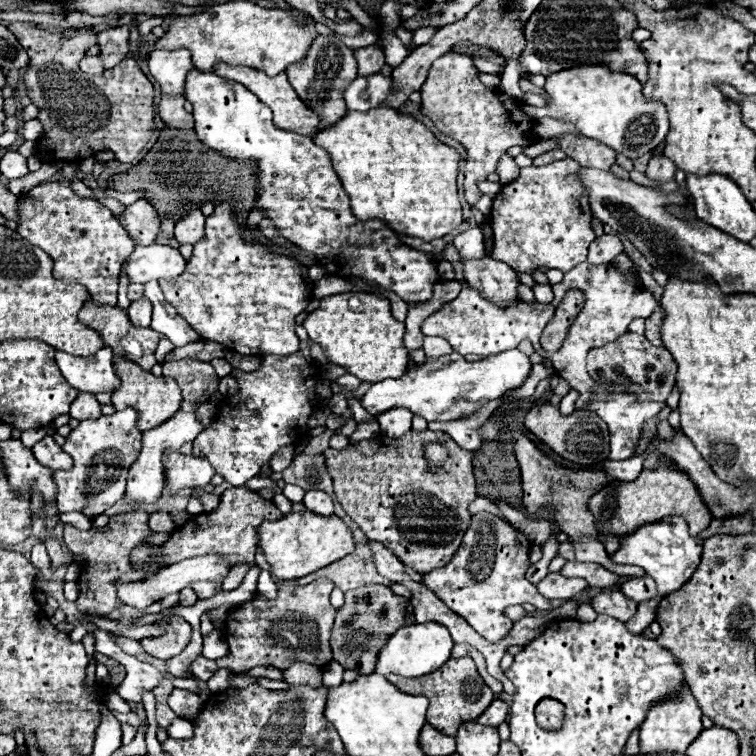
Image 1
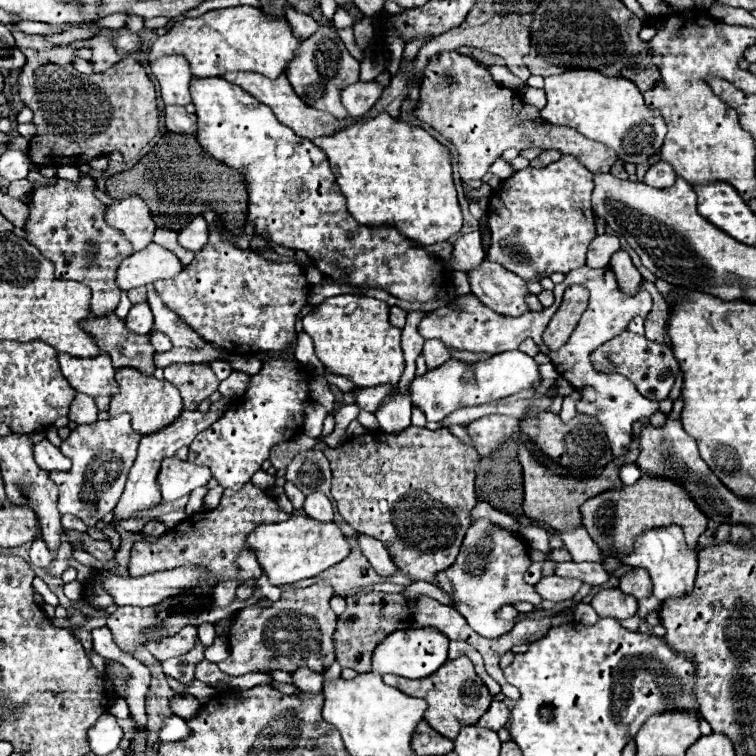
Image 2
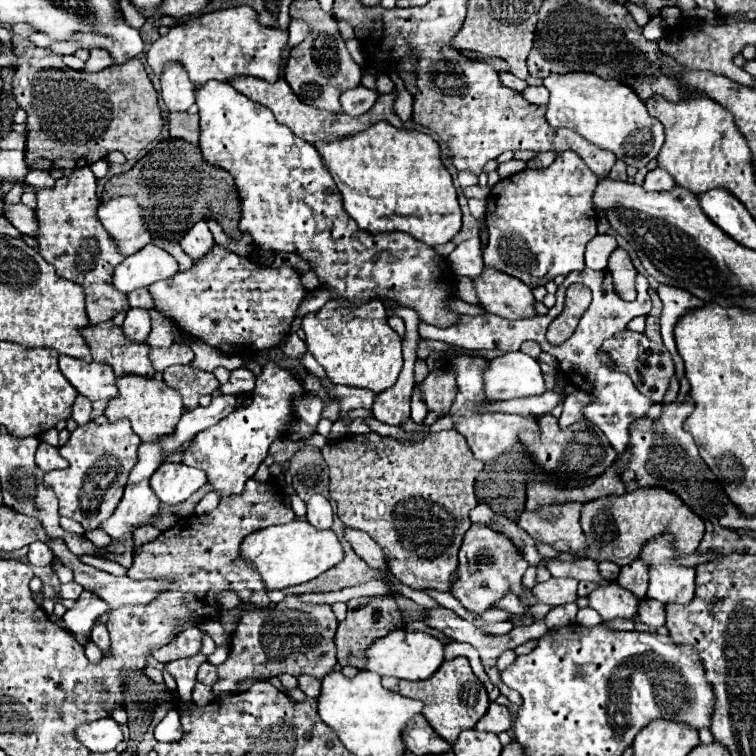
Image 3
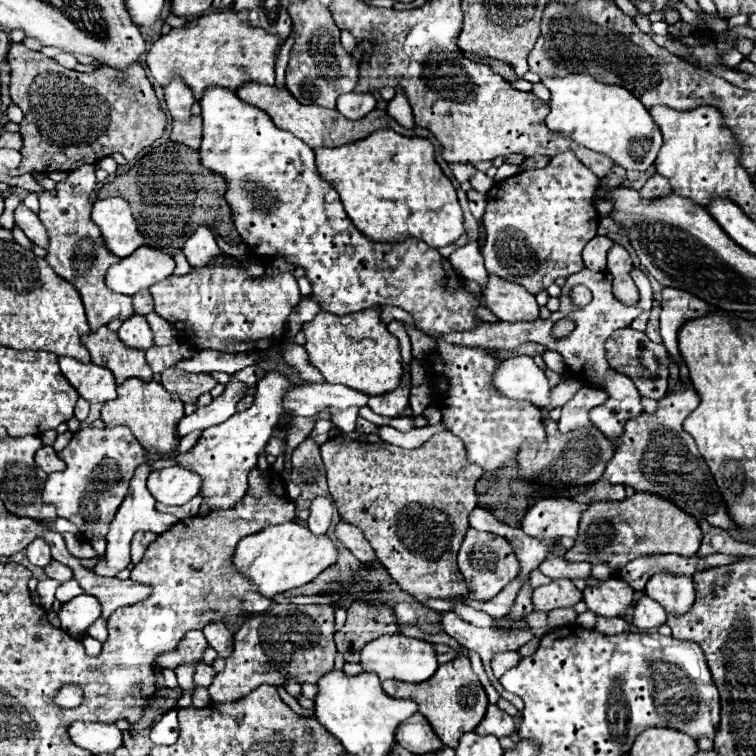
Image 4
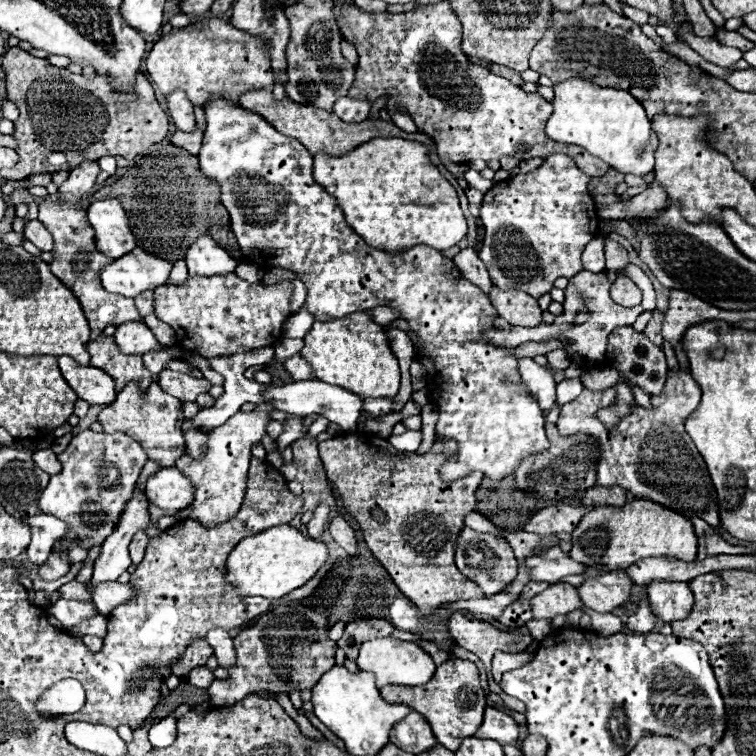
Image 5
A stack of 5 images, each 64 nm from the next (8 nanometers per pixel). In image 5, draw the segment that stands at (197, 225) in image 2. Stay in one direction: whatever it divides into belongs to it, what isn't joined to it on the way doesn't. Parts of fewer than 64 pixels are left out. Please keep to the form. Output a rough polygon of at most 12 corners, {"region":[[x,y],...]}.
{"region":[[208,234],[186,250],[190,276],[234,272],[236,260]]}

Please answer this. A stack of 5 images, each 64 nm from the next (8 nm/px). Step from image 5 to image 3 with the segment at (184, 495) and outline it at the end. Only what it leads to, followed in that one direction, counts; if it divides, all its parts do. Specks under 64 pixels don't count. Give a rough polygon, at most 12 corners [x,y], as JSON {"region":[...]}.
{"region":[[164,462],[150,480],[164,504],[180,504],[206,472]]}

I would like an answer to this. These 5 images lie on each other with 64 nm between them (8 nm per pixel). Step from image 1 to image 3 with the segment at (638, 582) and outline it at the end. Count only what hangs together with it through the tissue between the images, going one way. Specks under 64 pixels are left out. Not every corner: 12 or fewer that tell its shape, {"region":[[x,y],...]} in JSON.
{"region":[[642,560],[622,566],[616,582],[636,598],[646,598],[648,566]]}

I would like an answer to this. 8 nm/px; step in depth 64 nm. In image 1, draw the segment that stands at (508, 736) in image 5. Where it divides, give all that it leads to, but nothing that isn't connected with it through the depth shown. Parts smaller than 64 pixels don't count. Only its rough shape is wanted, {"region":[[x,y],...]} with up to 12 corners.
{"region":[[494,700],[482,716],[480,724],[498,726],[506,720],[506,702]]}

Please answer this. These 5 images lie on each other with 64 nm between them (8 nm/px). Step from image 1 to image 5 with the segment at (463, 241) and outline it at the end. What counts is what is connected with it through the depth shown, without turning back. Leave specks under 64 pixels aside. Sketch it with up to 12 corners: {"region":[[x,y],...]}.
{"region":[[476,248],[460,250],[452,260],[462,276],[486,294],[490,280]]}

